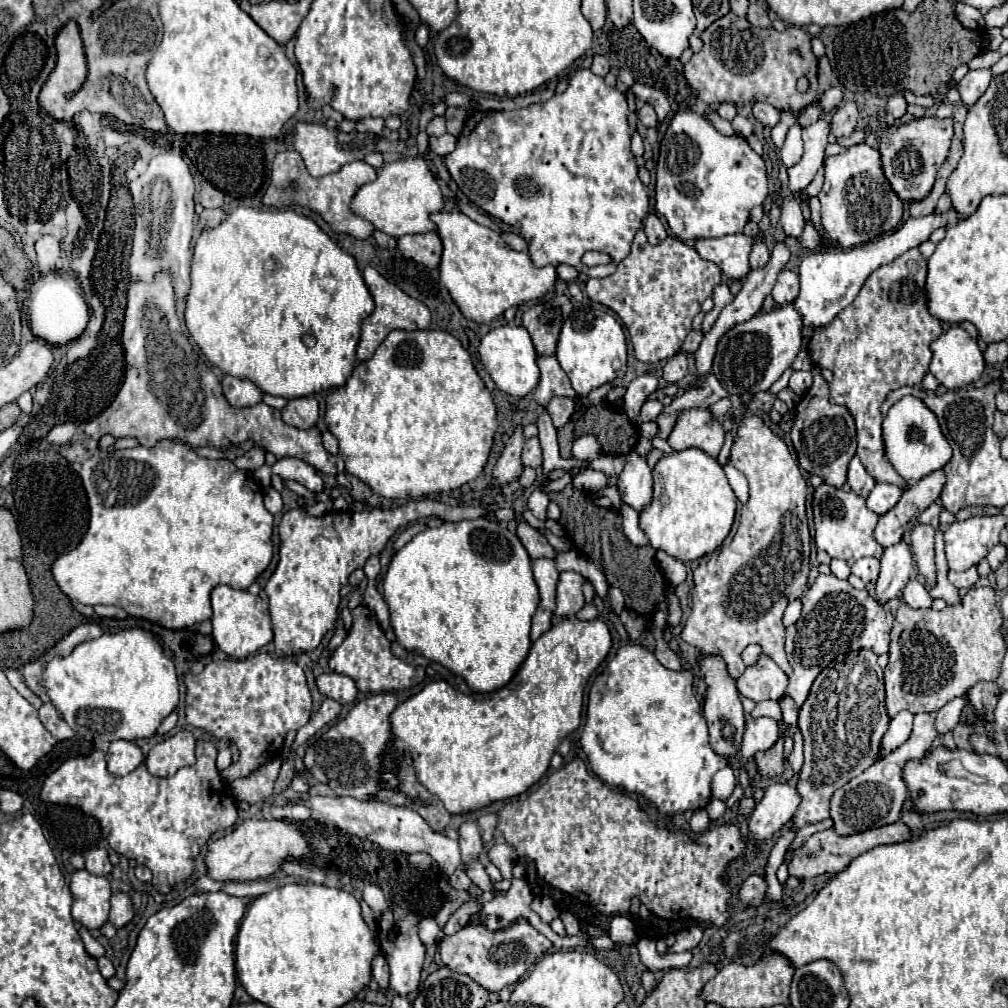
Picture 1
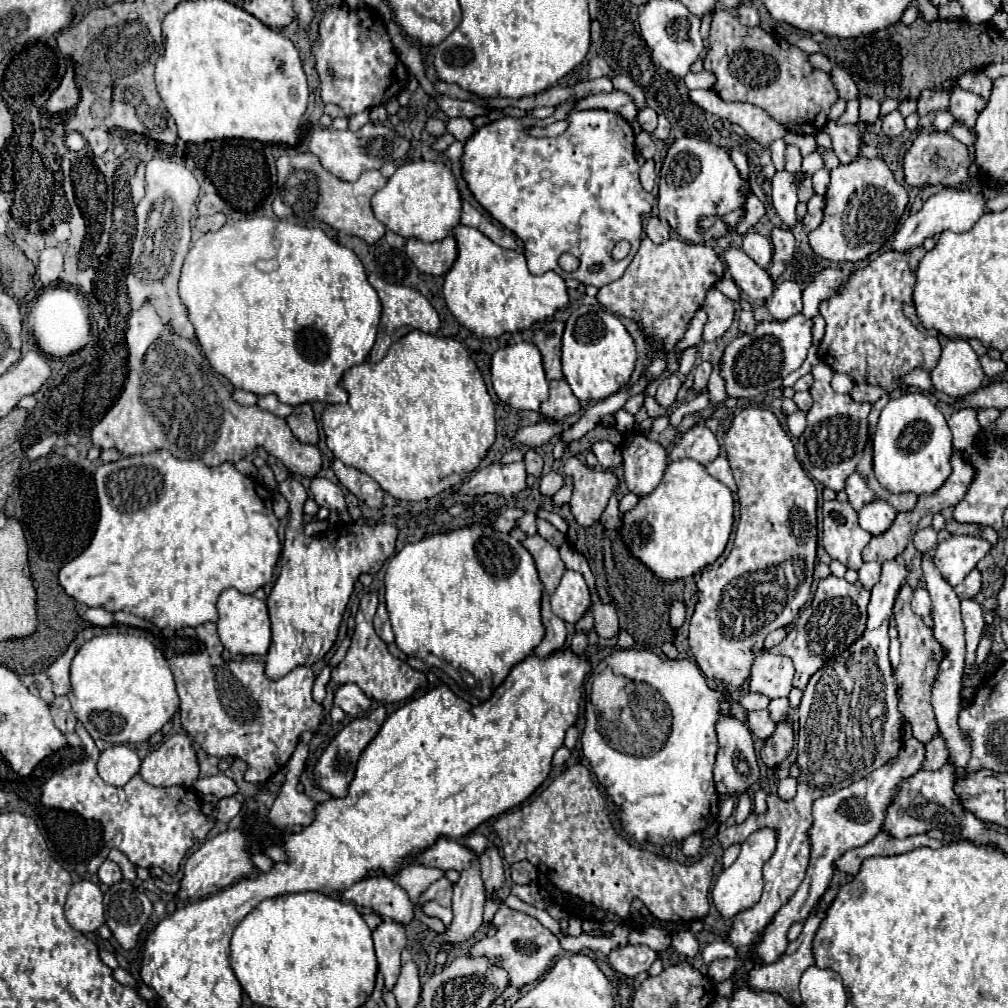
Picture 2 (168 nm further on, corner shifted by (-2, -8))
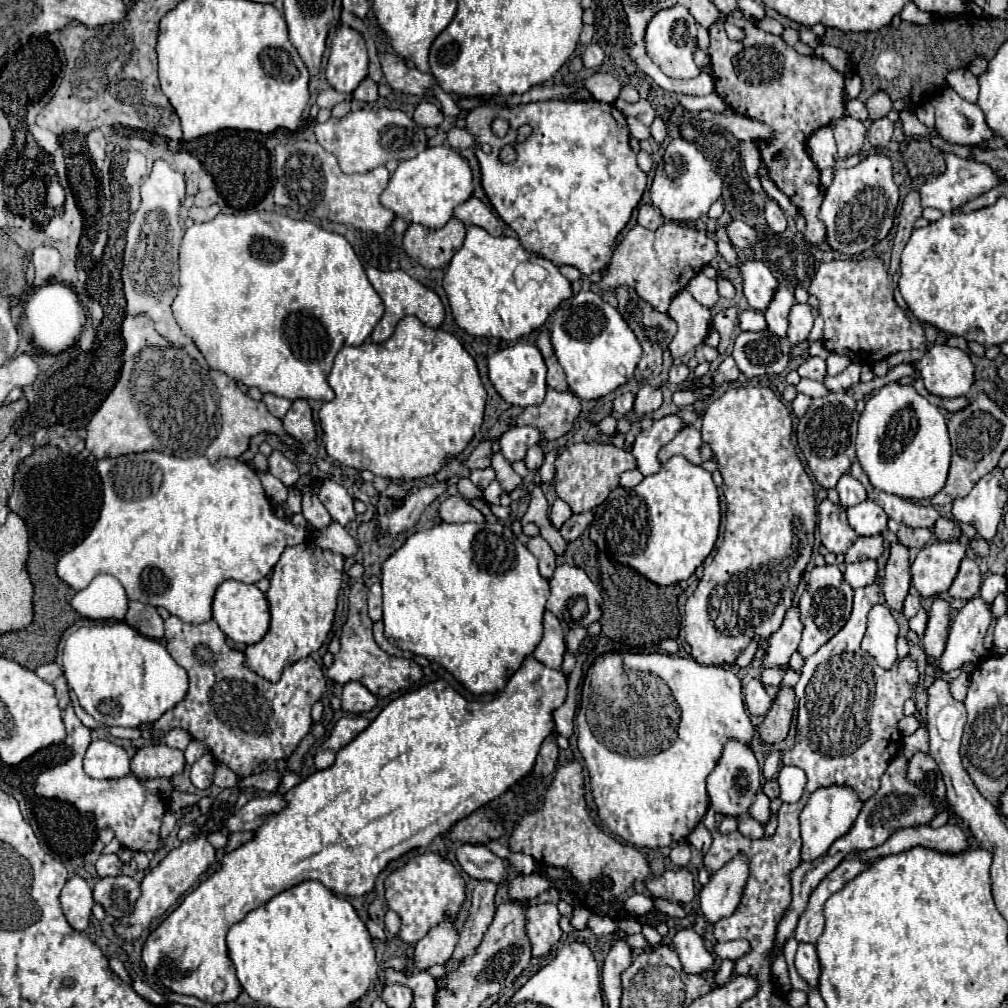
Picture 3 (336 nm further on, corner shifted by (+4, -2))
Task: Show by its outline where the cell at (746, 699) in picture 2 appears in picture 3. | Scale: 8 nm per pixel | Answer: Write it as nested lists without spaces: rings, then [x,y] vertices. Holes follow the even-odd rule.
[[[786,665],[784,669],[768,669],[768,671],[764,671],[764,673],[762,673],[760,681],[762,681],[762,685],[764,685],[764,687],[772,687],[772,685],[776,685],[776,687],[778,687],[786,671],[788,671],[788,665]]]

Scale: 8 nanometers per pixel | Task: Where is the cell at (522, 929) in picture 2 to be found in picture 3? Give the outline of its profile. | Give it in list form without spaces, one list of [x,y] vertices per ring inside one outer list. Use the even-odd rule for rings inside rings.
[[[544,903],[526,909],[526,933],[532,947],[532,957],[544,957],[558,943],[562,931],[558,927],[560,913],[556,905]]]

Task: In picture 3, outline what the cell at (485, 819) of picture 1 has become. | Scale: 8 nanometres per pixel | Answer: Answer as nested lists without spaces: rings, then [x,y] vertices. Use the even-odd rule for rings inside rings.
[[[478,881],[478,885],[474,887],[468,919],[466,919],[464,927],[460,929],[460,941],[452,955],[454,961],[460,961],[466,955],[472,955],[476,951],[478,943],[482,941],[482,937],[496,913],[496,905],[494,905],[496,889],[498,889],[498,885],[494,881]]]

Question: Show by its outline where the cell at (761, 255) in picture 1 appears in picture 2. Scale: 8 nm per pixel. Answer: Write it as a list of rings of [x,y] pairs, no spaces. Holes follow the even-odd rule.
[[[750,231],[748,235],[744,235],[742,249],[760,267],[766,267],[770,263],[770,259],[772,259],[772,243],[770,243],[770,239],[756,233],[756,231]]]

